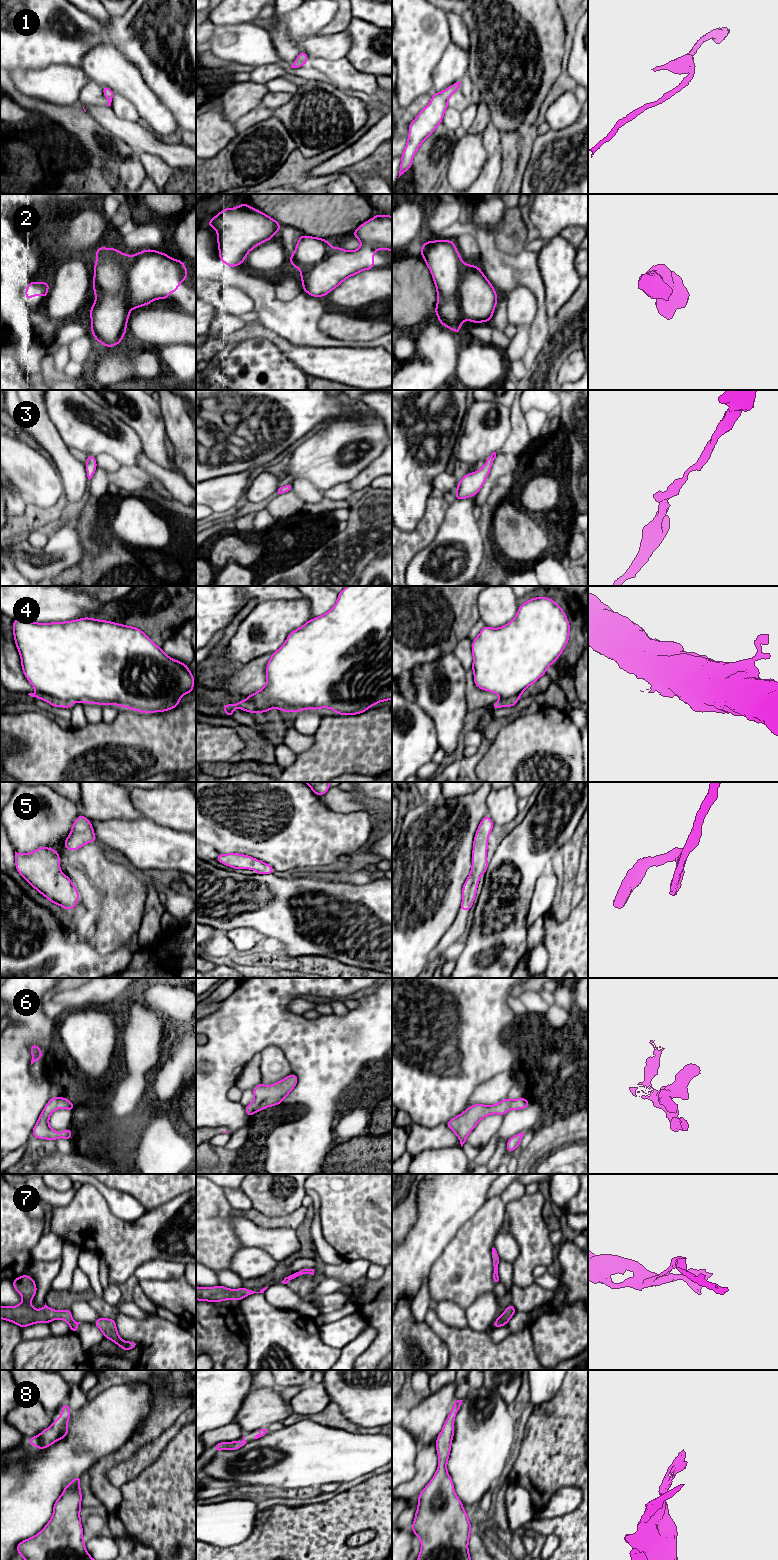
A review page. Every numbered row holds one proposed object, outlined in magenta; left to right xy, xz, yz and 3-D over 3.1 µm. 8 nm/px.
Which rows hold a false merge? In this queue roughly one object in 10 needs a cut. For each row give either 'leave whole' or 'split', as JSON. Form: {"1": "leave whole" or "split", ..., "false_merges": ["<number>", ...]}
{"1": "leave whole", "2": "leave whole", "3": "leave whole", "4": "split", "5": "leave whole", "6": "leave whole", "7": "leave whole", "8": "leave whole", "false_merges": ["4"]}

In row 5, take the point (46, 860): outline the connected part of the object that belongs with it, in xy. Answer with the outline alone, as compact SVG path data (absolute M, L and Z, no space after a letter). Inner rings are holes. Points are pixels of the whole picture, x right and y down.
M39 847L23 854L15 851L16 871L49 901L72 910L79 892L70 878L60 870L60 856L55 849Z

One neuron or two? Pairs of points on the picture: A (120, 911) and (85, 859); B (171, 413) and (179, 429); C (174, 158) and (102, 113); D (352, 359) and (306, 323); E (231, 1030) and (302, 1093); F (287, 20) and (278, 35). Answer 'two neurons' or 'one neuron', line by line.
A: one neuron
B: one neuron
C: one neuron
D: two neurons
E: one neuron
F: two neurons

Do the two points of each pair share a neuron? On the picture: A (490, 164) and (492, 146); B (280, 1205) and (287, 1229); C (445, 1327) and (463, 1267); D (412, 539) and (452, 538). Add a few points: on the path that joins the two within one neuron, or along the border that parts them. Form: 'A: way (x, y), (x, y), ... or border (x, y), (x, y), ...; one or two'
A: border (498, 147), (488, 156); two
B: border (301, 1205), (285, 1215), (265, 1216), (260, 1213); two
C: border (433, 1304), (443, 1300), (450, 1300), (464, 1310); two
D: border (444, 517), (435, 537), (416, 553); two

